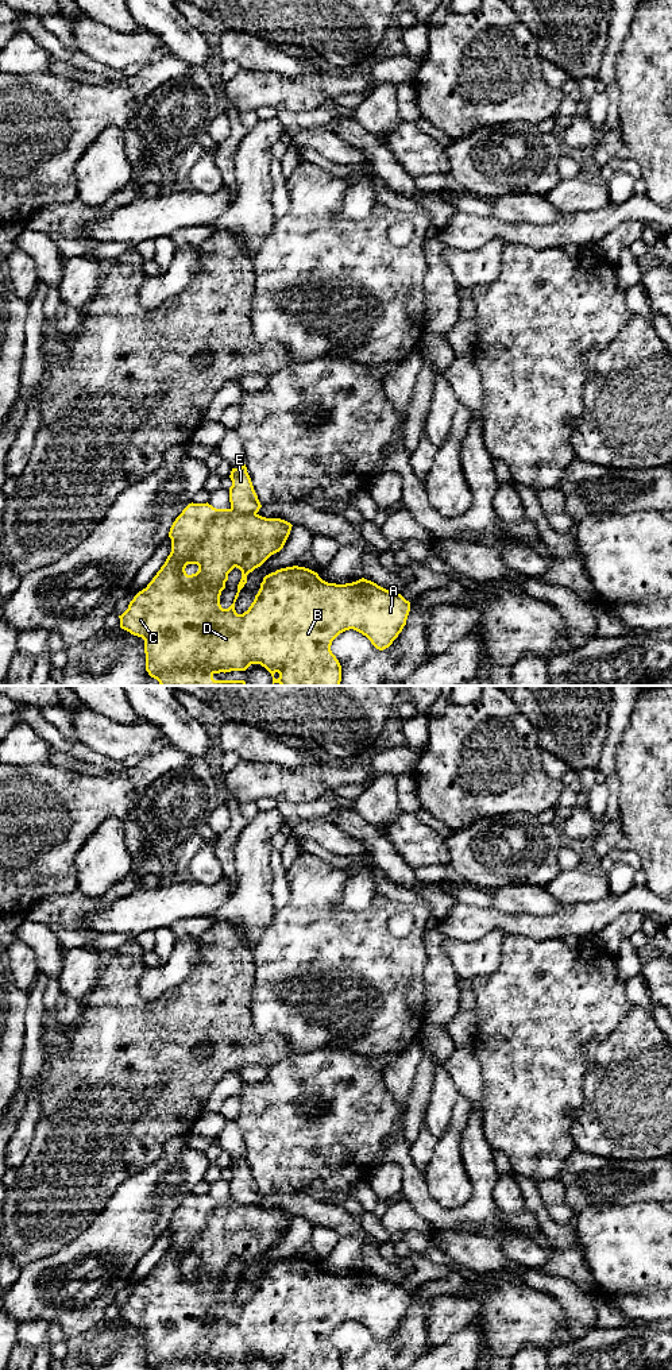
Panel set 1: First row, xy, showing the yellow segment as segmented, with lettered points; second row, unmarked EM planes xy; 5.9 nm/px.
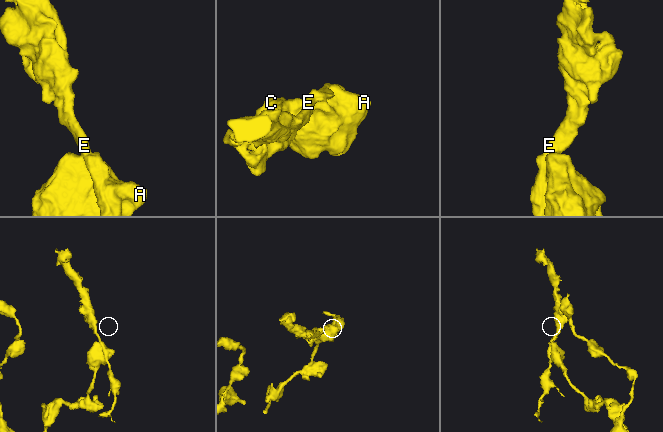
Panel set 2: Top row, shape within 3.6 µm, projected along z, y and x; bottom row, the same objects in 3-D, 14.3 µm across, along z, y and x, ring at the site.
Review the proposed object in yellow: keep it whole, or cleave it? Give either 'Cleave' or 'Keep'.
Cleave

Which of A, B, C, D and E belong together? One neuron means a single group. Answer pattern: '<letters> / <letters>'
A B C D / E

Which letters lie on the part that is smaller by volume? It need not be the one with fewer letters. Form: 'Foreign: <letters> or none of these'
Foreign: E

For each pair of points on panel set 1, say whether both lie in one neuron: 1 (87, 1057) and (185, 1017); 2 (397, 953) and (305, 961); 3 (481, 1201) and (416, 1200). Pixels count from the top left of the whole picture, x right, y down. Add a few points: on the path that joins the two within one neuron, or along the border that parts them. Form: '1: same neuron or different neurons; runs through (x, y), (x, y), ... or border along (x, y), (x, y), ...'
1: same neuron; runs through (111, 1057), (139, 1057), (161, 1038)
2: same neuron; runs through (374, 960), (328, 960)
3: same neuron; runs through (464, 1214), (436, 1215), (432, 1212)

